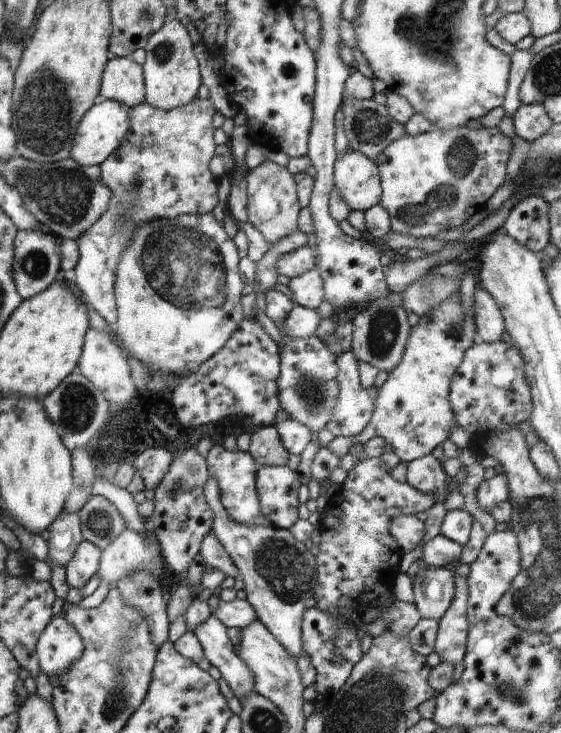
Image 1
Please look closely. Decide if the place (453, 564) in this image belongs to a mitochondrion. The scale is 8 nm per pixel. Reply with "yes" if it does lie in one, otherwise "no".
no

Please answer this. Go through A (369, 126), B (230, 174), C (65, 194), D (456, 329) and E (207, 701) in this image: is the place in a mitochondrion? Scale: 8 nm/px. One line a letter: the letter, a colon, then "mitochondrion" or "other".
A: mitochondrion
B: other
C: mitochondrion
D: mitochondrion
E: other

